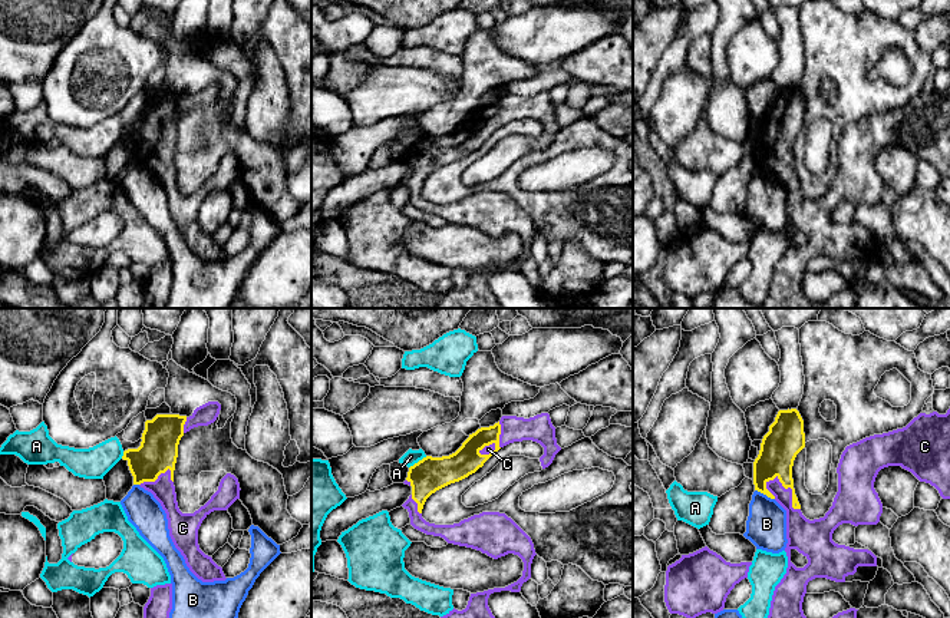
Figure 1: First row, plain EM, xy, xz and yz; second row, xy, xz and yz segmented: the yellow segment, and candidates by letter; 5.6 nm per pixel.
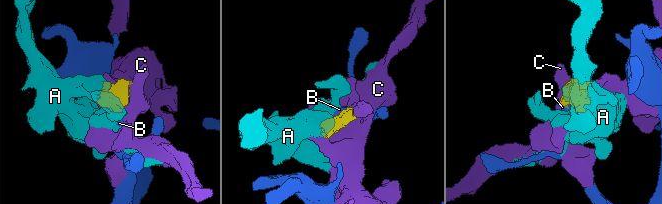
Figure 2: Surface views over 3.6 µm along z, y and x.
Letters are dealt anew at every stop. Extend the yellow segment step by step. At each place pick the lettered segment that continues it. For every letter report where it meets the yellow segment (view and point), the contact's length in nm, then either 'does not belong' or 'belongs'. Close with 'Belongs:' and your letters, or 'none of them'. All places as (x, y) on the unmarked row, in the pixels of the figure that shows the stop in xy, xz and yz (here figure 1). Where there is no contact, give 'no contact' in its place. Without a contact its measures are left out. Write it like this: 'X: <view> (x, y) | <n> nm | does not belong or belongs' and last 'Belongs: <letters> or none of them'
A: xz (419, 139) | 120 nm | does not belong
B: yz (765, 172) | 130 nm | does not belong
C: yz (789, 165) | 260 nm | belongs
Belongs: C

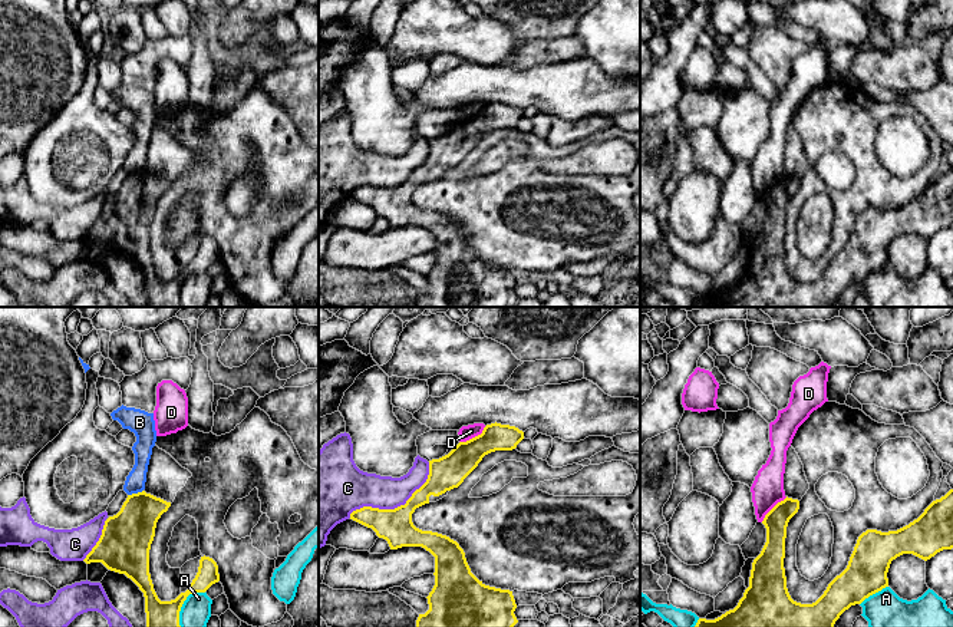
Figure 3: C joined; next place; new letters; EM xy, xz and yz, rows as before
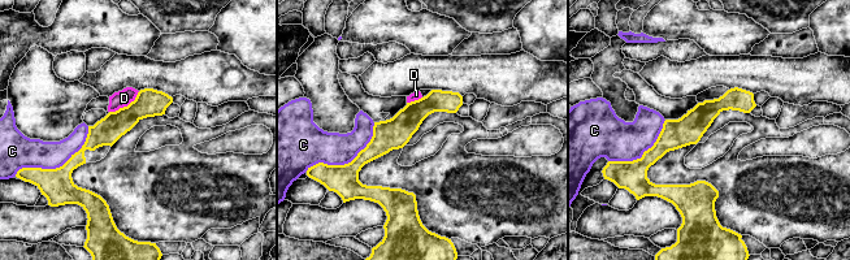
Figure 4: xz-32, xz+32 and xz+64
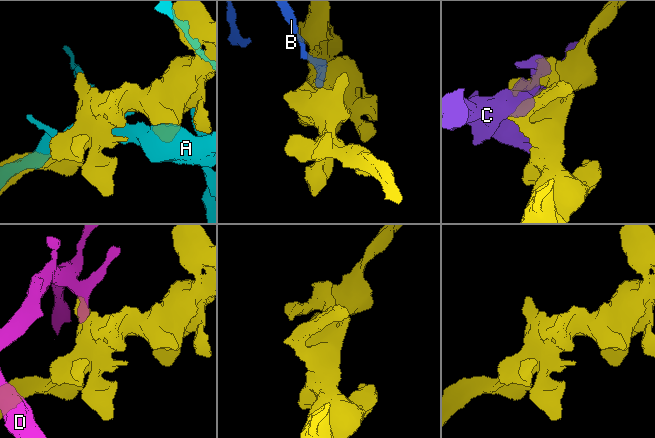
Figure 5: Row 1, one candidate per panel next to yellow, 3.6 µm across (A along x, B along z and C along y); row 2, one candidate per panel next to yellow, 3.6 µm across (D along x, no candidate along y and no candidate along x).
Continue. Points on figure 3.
A: xy (182, 281) | 240 nm | does not belong
B: xy (135, 172) | 90 nm | does not belong
C: xz (398, 185) | 550 nm | does not belong
D: xz (472, 116) | 180 nm | does not belong
Belongs: none of them

